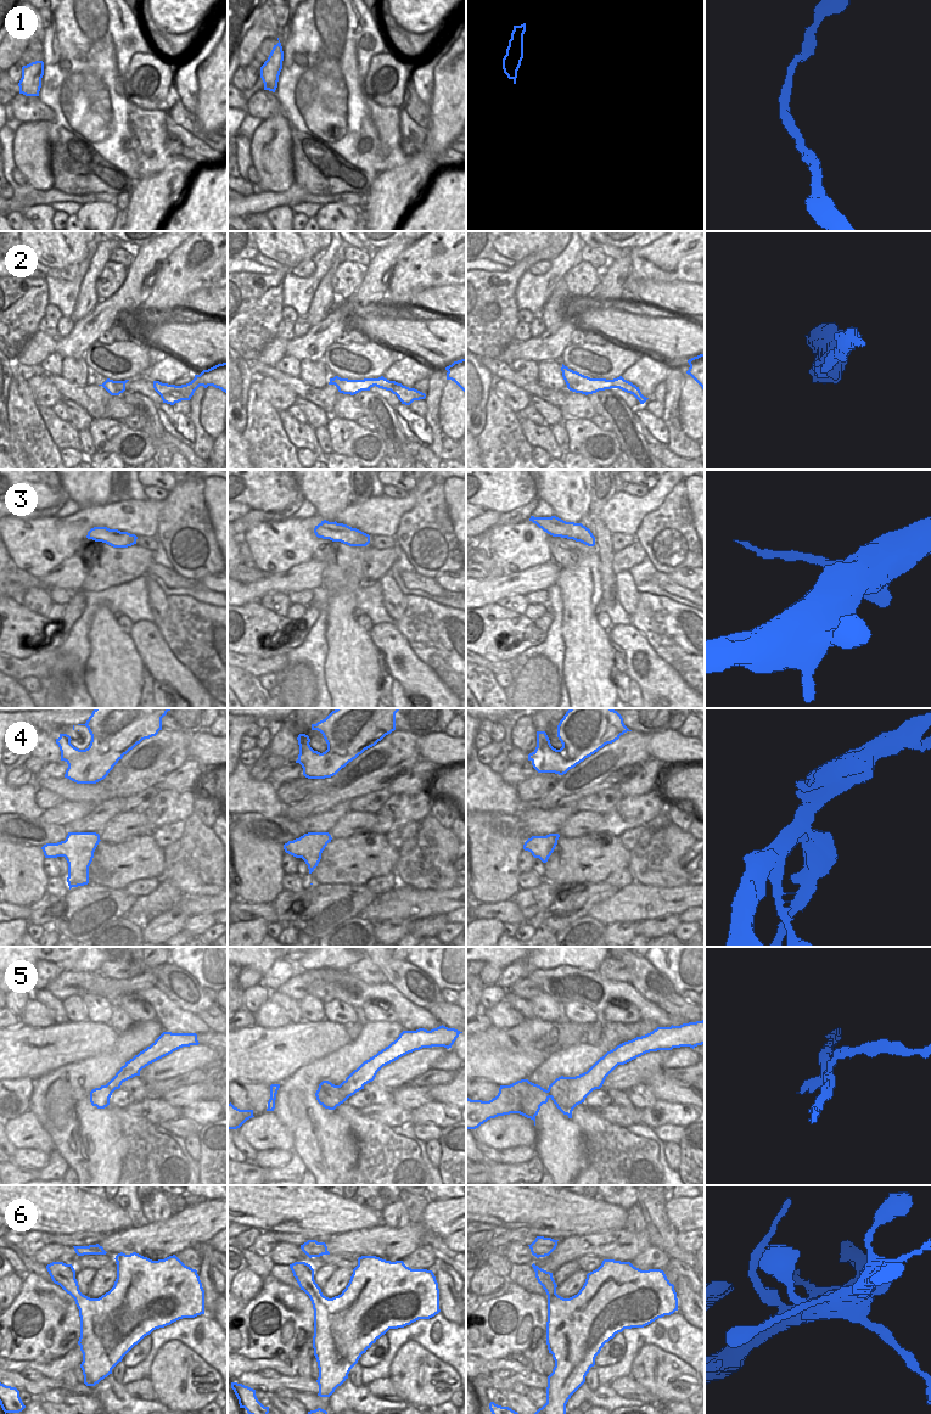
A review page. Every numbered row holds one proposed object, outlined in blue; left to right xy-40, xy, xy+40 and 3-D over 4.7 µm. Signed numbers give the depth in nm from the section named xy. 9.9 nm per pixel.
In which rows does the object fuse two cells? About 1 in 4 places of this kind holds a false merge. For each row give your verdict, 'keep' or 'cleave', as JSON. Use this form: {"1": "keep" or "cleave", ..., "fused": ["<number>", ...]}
{"1": "keep", "2": "keep", "3": "keep", "4": "cleave", "5": "cleave", "6": "keep", "fused": ["4", "5"]}

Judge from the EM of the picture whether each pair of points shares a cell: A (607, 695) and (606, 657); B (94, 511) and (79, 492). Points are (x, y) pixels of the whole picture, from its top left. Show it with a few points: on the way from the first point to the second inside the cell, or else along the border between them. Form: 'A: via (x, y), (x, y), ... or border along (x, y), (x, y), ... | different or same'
A: via (605, 685), (605, 667) | same
B: border along (110, 501), (82, 508) | different

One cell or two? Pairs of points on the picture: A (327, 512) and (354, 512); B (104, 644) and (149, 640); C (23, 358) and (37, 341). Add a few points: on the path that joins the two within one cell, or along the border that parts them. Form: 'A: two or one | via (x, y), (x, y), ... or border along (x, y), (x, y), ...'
A: two | border along (349, 503), (335, 520)
B: two | border along (128, 634), (145, 666)
C: one | via (27, 354), (37, 344)

